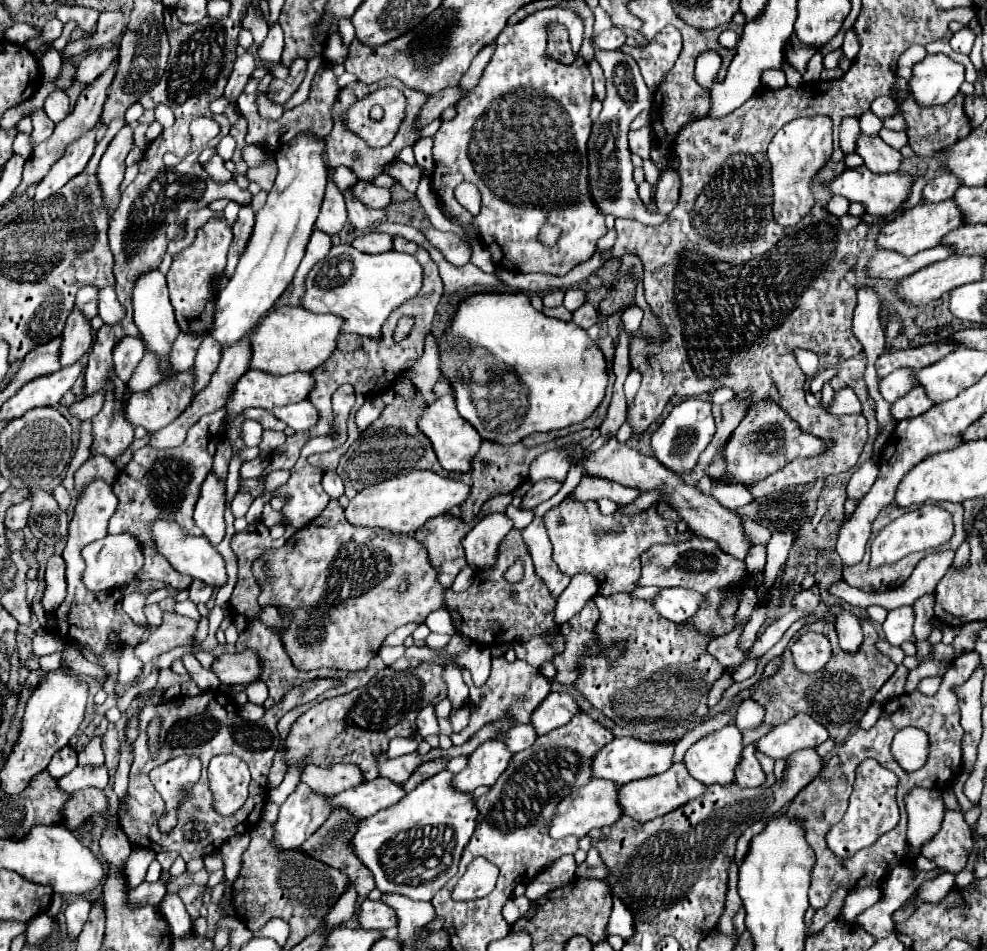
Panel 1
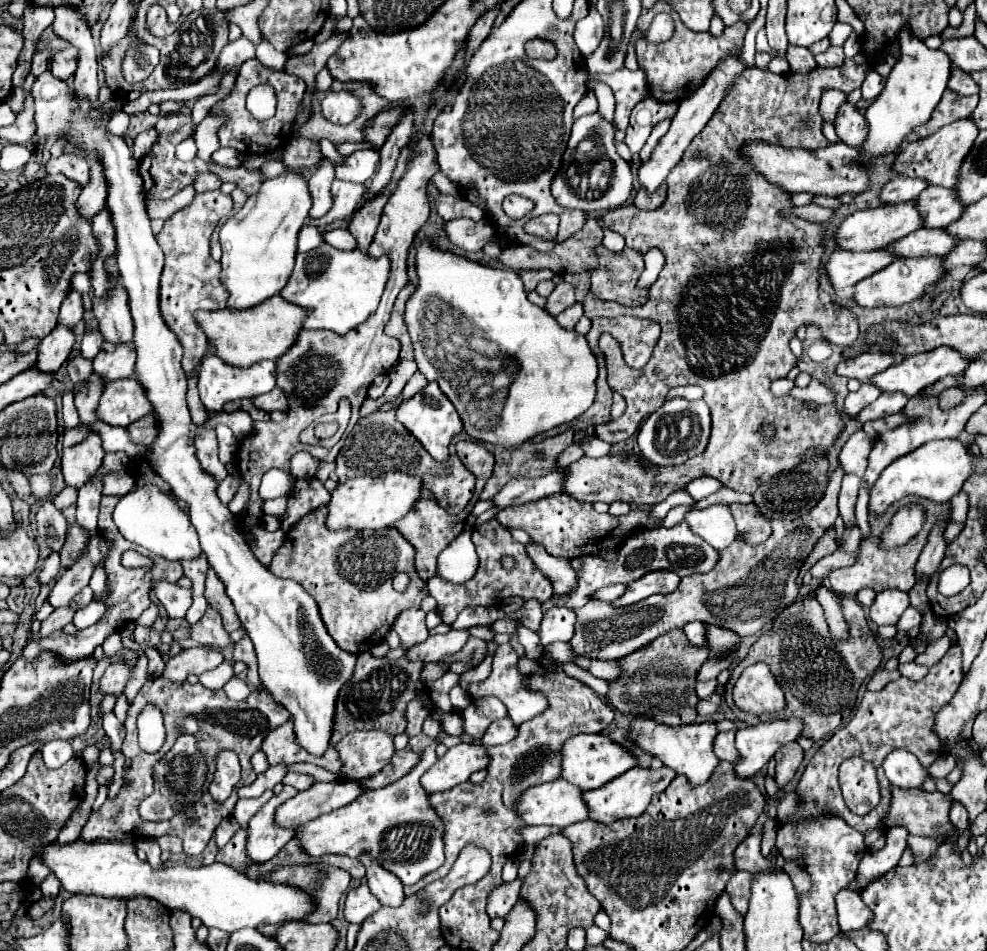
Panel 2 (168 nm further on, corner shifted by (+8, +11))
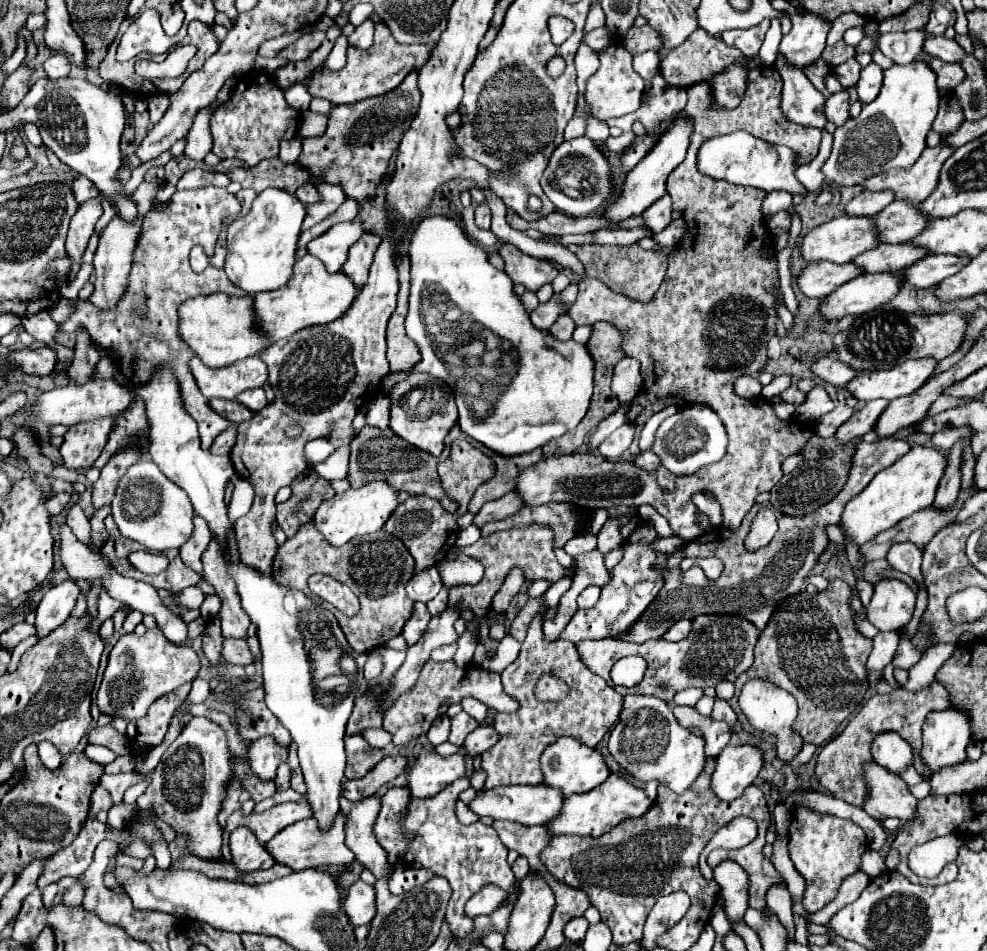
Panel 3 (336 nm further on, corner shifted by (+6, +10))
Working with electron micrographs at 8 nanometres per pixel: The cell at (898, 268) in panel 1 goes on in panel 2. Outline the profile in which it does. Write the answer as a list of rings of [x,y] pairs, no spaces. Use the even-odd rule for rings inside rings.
[[[836,250],[828,258],[824,268],[828,272],[830,284],[836,290],[840,290],[846,286],[854,286],[856,282],[860,282],[862,278],[868,278],[876,270],[886,268],[894,260],[898,260],[898,258],[894,258],[892,254],[886,254],[884,250],[862,252],[862,254],[850,254],[844,250]]]

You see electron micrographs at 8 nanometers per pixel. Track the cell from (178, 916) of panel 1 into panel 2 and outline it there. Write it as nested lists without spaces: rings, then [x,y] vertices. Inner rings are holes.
[[[138,838],[136,840],[136,848],[140,848],[140,850],[146,852],[148,862],[152,866],[164,866],[162,860],[160,860],[160,848],[158,848],[158,844],[152,838]]]

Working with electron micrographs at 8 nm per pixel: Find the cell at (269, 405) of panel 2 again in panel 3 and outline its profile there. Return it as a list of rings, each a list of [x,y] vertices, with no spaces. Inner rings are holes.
[[[252,389],[252,391],[244,391],[236,397],[238,403],[244,403],[248,409],[252,411],[262,411],[266,405],[268,405],[268,399],[266,399],[266,393],[264,389]]]

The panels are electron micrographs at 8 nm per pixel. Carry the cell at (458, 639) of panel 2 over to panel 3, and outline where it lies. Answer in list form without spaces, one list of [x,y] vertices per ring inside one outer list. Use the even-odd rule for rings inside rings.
[[[452,643],[452,645],[444,645],[444,647],[438,647],[436,651],[432,651],[430,659],[434,659],[434,661],[452,661],[454,653],[456,653],[456,643]]]

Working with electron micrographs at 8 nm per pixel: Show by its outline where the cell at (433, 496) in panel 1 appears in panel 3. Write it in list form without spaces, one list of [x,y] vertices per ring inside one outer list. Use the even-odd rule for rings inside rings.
[[[372,481],[362,485],[360,489],[348,489],[344,493],[336,493],[332,499],[322,501],[322,505],[314,515],[314,523],[324,535],[324,539],[338,547],[350,541],[352,537],[362,537],[362,535],[380,531],[398,505],[400,505],[398,491],[390,483]]]

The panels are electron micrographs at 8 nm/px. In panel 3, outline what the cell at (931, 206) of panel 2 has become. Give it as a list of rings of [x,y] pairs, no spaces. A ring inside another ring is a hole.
[[[894,201],[884,211],[876,215],[876,227],[878,237],[882,243],[904,243],[912,241],[924,227],[928,227],[928,221],[920,211],[916,211],[916,205]]]

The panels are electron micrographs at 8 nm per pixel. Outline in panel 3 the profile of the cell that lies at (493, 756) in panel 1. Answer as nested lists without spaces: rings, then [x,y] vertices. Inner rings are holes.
[[[424,751],[412,763],[408,787],[412,797],[432,797],[464,775],[466,763],[460,753],[440,757],[436,751]]]

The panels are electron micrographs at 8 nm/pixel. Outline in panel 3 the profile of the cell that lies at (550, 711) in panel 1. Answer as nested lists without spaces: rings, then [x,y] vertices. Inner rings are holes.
[[[430,659],[424,663],[416,687],[412,687],[408,695],[400,695],[400,699],[396,699],[396,703],[386,711],[384,729],[392,733],[394,745],[406,745],[412,739],[426,735],[434,719],[438,715],[444,715],[450,703],[460,703],[464,697],[474,697],[482,701],[488,709],[498,713],[512,713],[520,705],[516,703],[516,699],[512,699],[512,695],[504,695],[500,673],[478,669],[476,665],[466,665],[464,669],[458,669],[452,661],[436,663]]]

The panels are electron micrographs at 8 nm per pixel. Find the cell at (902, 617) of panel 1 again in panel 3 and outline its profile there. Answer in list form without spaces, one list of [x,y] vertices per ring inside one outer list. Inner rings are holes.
[[[884,579],[876,583],[870,605],[866,607],[868,621],[878,631],[900,631],[914,613],[916,595],[900,579]]]

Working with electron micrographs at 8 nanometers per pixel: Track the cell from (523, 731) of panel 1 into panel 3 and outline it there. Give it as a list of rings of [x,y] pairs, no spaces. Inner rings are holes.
[[[480,725],[466,737],[464,747],[474,757],[474,755],[480,755],[480,753],[488,751],[498,741],[500,741],[500,735],[496,735],[496,729],[492,725]]]

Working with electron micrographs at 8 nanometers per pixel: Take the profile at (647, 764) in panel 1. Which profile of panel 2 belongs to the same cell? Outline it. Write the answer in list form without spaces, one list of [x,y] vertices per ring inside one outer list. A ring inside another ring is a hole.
[[[576,734],[562,744],[562,778],[580,790],[594,790],[624,774],[636,764],[636,758],[622,746],[602,734]]]

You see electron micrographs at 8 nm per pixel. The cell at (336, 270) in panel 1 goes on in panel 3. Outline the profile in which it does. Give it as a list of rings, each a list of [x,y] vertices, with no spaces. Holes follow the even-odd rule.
[[[304,255],[294,263],[294,275],[284,287],[254,295],[254,311],[262,331],[278,341],[290,337],[300,329],[328,325],[340,319],[340,315],[344,315],[344,311],[348,311],[348,307],[352,307],[352,303],[356,301],[356,293],[360,293],[360,287],[356,287],[356,283],[352,283],[348,275],[344,275],[342,271],[328,273],[320,259]]]

